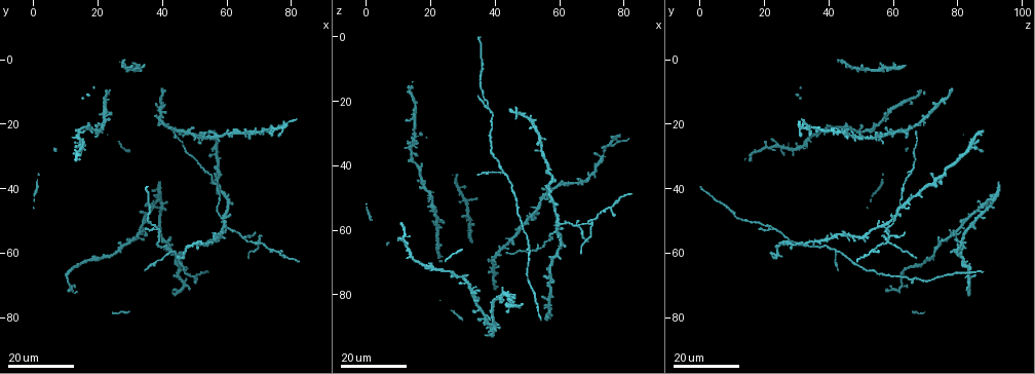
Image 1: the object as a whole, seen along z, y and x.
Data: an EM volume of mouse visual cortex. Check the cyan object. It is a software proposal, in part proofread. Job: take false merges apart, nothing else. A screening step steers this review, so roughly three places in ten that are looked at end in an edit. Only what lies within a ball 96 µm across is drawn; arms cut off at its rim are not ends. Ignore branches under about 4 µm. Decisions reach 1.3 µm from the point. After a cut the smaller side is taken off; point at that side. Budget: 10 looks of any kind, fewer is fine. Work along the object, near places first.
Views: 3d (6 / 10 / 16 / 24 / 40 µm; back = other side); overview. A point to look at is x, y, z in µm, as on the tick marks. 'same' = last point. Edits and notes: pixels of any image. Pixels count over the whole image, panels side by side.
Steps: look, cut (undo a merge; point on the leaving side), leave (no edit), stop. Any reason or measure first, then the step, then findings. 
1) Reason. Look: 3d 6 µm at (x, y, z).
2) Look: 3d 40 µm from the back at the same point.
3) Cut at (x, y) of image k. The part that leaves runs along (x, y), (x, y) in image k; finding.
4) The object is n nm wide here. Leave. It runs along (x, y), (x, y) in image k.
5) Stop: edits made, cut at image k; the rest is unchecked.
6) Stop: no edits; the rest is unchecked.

Four or more arms meet. Look: 3d 16 µm at (58.5, 49.0, 61.0).

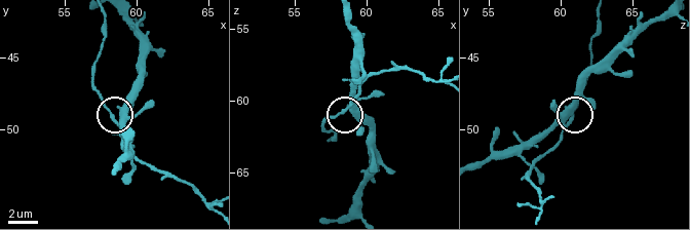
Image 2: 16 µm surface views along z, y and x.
Look: 3d 6 µm at (58.6, 49.4, 60.6).

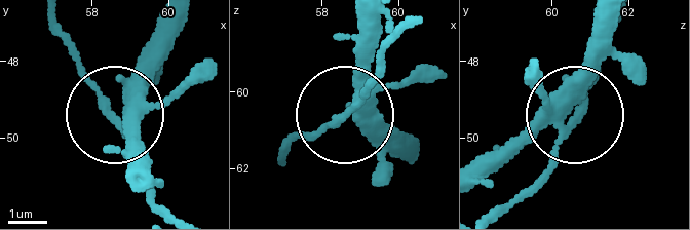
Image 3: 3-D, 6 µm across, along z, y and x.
Look: 3d 6 µm from the back at (58.50, 49.40, 60.70).

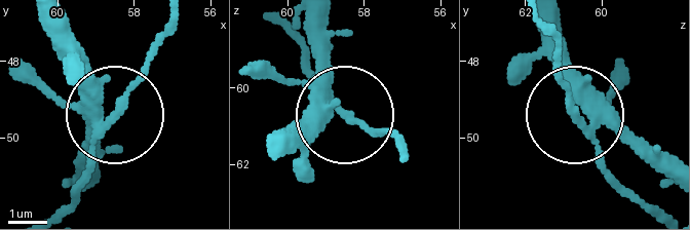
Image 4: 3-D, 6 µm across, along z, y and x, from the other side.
The side arm is 42 µm long. Cut at (131, 83) of image 4. The part that leaves runs along (104, 121), (168, 16) in image 4; two cells meet here.

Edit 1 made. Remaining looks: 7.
Look: overview.

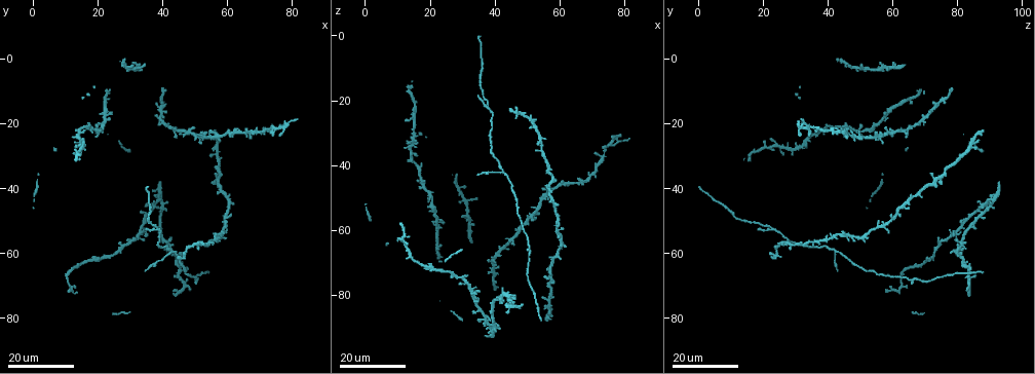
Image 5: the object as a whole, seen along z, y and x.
A fork. Look: 3d 24 µm at (42.0, 59.0, 42.0).

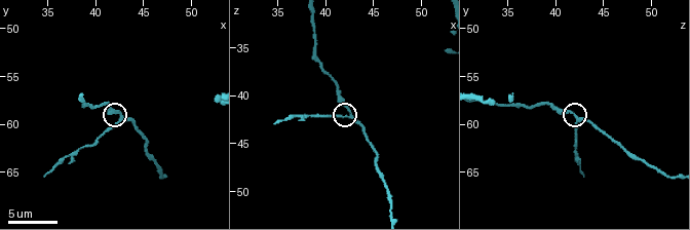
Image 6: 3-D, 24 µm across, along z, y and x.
Look: 3d 6 µm at (43.0, 59.4, 42.2).

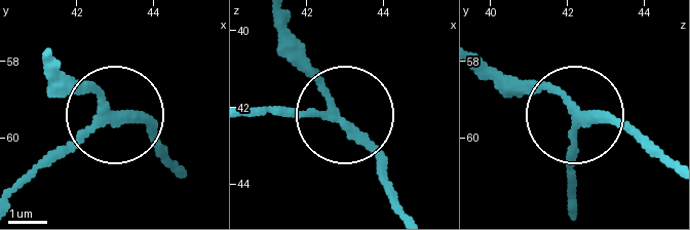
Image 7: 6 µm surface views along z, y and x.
Leave. One cell here.

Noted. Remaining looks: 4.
Four or more arms meet. Look: 3d 24 µm at (20.5, 23.0, 49.5).

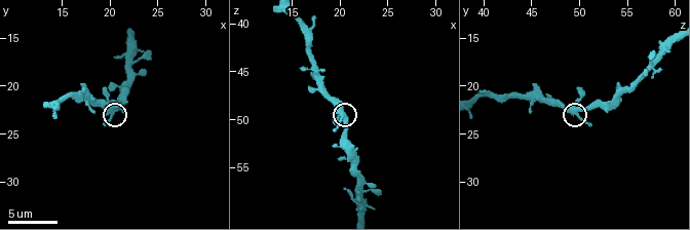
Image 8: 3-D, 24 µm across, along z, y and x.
Zoom in. Look: 3d 6 µm at (20.2, 23.0, 49.4).

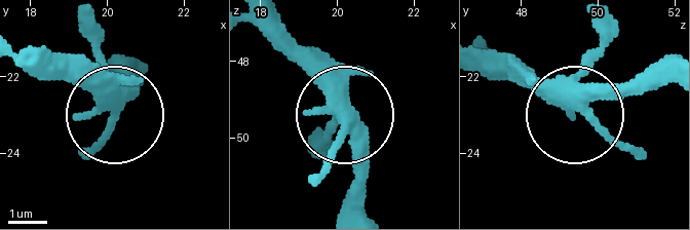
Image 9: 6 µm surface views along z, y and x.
The side arm is 34 µm long; 5 arms meet here. Leave. Continuous, no second cell.

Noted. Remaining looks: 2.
Three-way junction. Look: 3d 16 µm at (38.0, 53.0, 23.0).

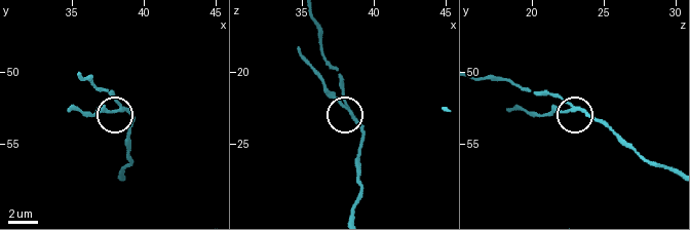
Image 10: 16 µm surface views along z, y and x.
Look: 3d 6 µm at (38.4, 52.6, 22.8).

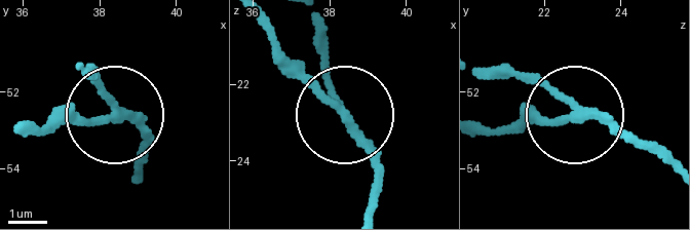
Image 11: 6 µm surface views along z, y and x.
The object is 180 nm wide here. Cut at (73, 112) of image 11. The part that leaves runs along (111, 120), (26, 129) in image 11; two cells meet here.

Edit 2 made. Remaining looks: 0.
Stop: edits made, cut at image 4, cut at image 11; the rest is unchecked.

